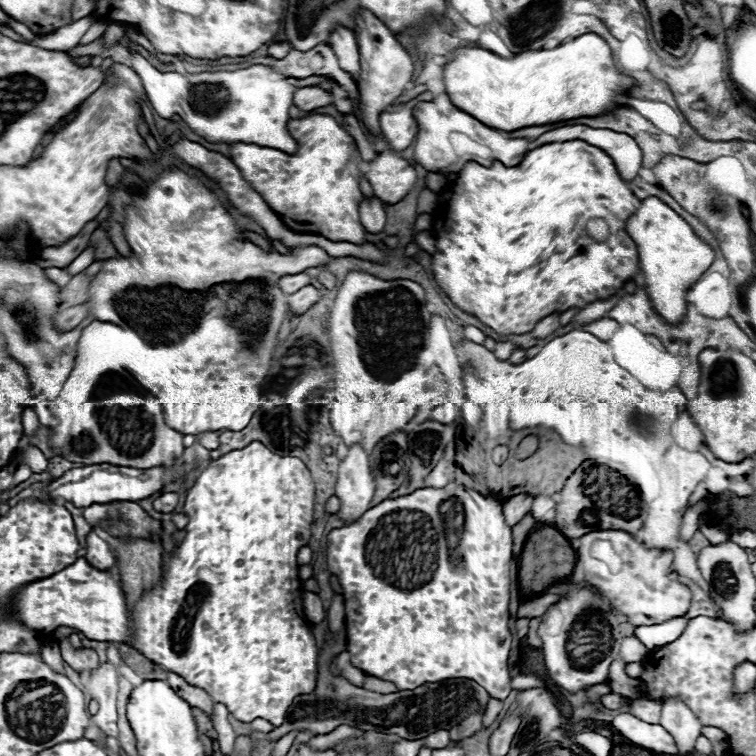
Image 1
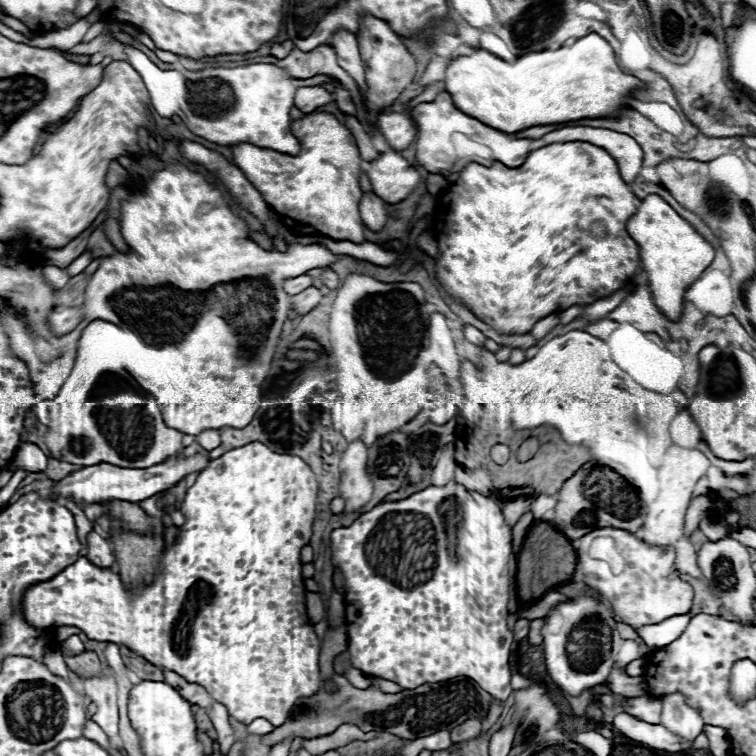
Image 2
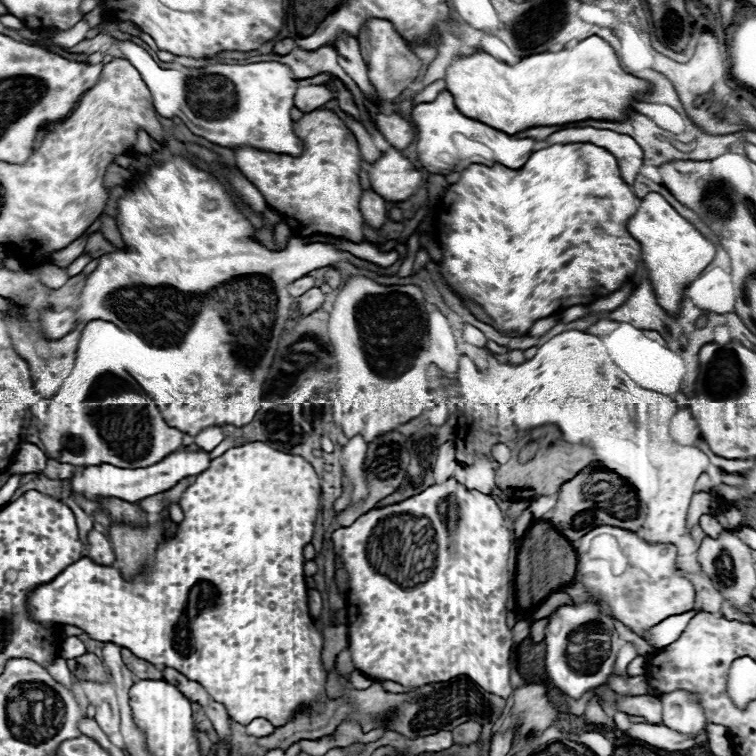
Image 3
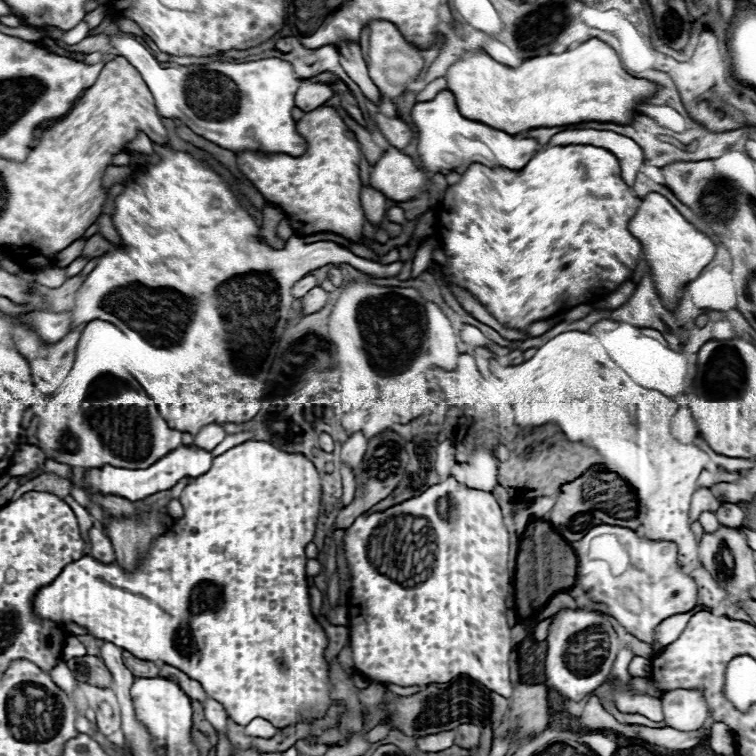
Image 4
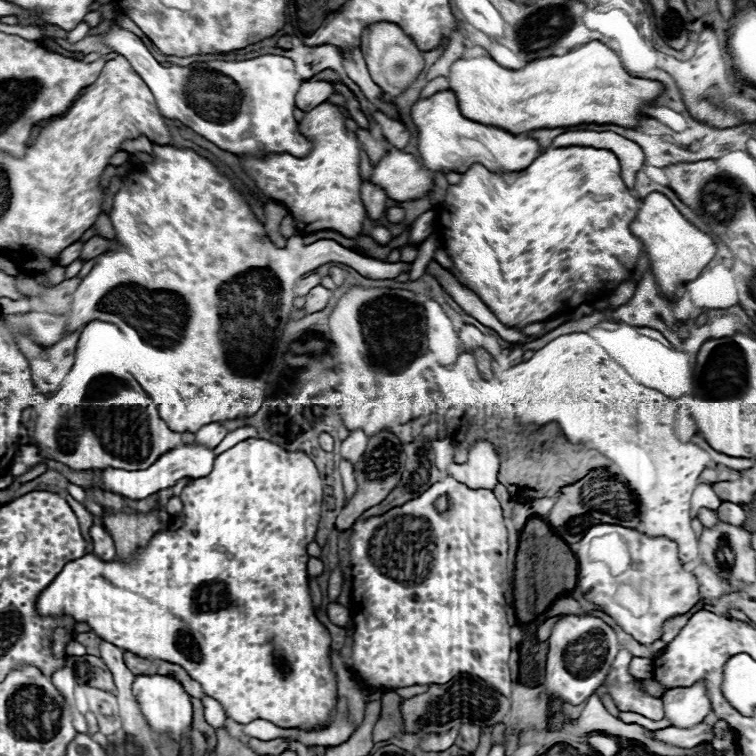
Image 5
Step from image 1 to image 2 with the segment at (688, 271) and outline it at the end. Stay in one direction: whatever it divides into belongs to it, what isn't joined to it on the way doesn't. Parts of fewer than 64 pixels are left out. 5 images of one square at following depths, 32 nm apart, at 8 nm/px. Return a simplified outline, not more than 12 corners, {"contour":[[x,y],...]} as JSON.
{"contour":[[658,194],[628,220],[670,320],[714,248]]}

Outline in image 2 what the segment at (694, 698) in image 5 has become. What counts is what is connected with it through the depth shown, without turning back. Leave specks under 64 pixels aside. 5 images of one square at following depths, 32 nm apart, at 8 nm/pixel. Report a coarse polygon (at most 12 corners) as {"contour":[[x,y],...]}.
{"contour":[[680,692],[662,700],[662,726],[694,742],[704,730],[700,710]]}

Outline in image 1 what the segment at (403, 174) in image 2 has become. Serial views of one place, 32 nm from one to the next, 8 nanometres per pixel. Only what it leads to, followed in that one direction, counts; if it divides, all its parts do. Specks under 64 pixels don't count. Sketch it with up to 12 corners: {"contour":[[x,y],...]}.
{"contour":[[392,150],[368,162],[374,196],[400,202],[418,180]]}

